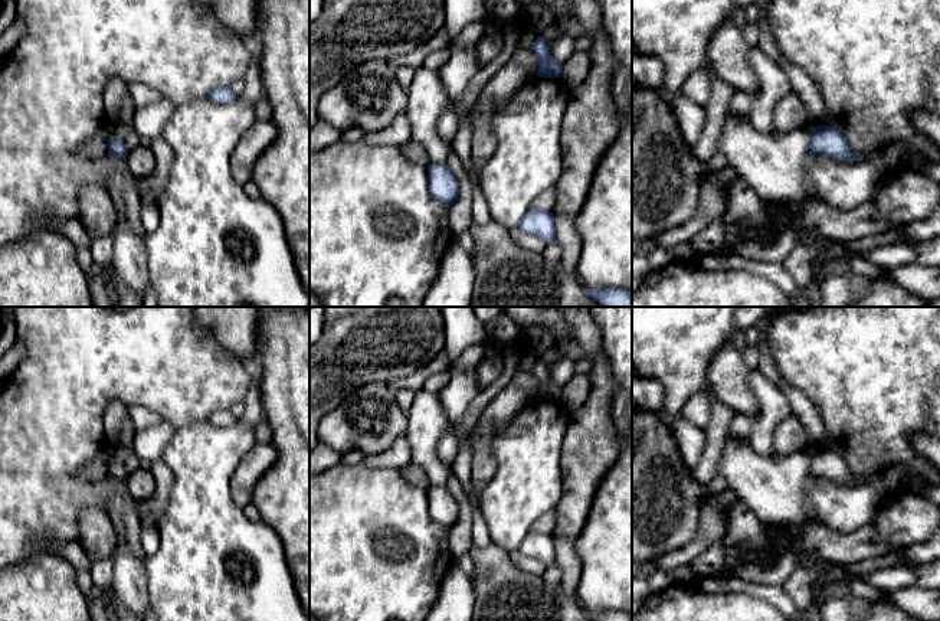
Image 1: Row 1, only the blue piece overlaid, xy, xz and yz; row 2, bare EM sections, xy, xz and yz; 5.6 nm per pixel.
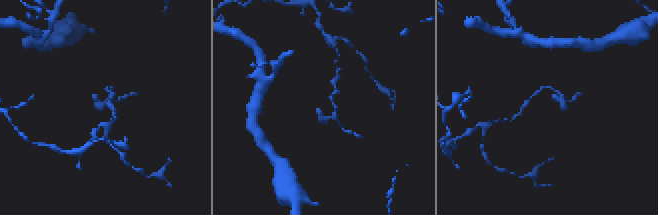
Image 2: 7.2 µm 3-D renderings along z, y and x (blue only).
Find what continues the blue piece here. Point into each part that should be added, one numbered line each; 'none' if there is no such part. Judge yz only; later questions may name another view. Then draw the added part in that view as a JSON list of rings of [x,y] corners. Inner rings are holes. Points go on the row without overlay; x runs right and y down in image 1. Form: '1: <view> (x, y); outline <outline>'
none

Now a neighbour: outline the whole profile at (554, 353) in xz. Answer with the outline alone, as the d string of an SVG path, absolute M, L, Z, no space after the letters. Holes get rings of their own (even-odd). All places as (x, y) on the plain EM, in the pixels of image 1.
M554 344L551 349L544 352L540 359L546 363L546 366L550 369L559 359L563 359L564 353L559 349L557 344Z

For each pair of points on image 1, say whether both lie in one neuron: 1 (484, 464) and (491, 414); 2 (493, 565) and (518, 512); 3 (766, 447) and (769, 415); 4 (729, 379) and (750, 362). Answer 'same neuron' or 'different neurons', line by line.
1: same neuron
2: different neurons
3: same neuron
4: different neurons

